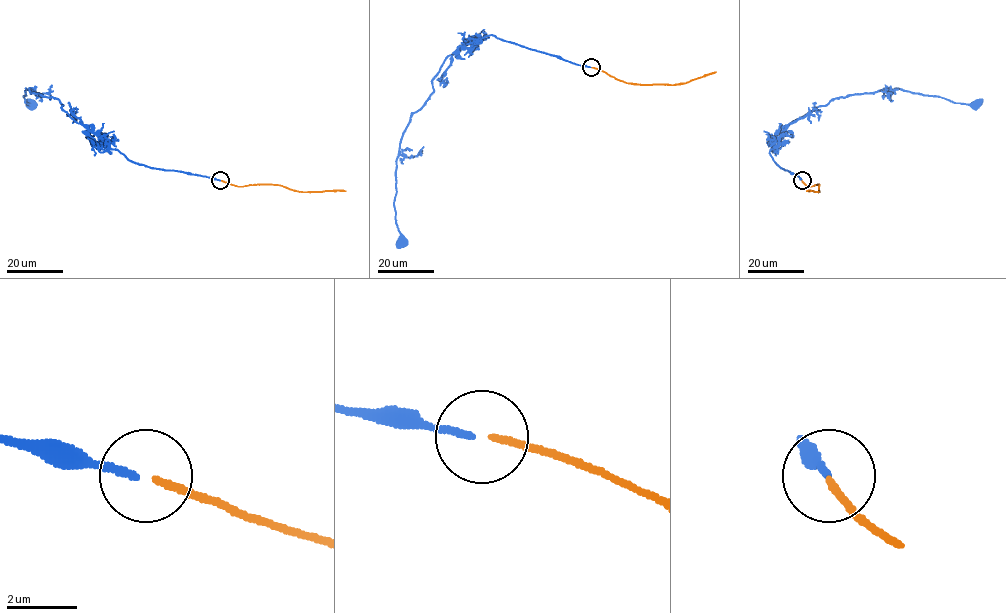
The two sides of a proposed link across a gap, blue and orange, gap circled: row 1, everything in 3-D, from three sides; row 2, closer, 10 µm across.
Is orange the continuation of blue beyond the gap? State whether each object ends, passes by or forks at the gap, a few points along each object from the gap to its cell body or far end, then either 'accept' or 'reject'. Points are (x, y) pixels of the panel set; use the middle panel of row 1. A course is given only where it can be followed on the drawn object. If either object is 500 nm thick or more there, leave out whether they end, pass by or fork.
blue ends there; orange ends there; blue runs (590, 67), (492, 35), (449, 55), (399, 149), (394, 205), (400, 240); orange runs (592, 67), (625, 82), (641, 84), (680, 84), (716, 72); accept

